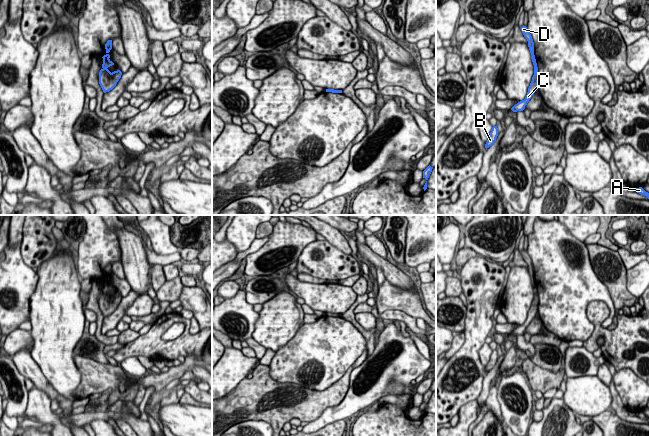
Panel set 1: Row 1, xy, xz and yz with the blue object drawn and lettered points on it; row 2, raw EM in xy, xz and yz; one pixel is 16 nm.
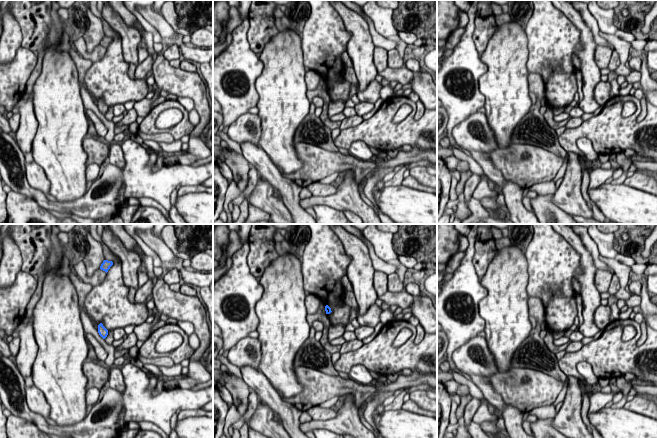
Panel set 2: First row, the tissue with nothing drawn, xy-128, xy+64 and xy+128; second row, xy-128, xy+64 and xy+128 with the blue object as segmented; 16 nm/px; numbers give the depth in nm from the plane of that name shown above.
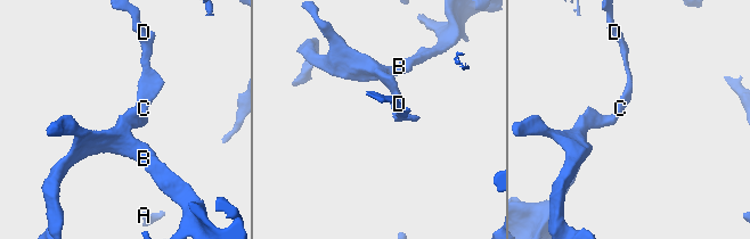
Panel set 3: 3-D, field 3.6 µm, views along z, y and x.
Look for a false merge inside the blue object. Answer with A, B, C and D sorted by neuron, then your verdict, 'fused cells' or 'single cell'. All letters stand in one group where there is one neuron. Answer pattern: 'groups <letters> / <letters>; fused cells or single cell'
groups A D / B C; fused cells

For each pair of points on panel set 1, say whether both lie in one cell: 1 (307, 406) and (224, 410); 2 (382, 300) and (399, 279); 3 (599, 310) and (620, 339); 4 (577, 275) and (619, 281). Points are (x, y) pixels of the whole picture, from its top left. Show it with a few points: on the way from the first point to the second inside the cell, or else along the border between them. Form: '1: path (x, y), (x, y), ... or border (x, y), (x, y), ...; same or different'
1: path (286, 407), (271, 408), (260, 404), (245, 404); same
2: border (386, 279), (400, 288), (411, 289), (414, 286); different
3: path (598, 319), (598, 326), (611, 337); same
4: border (589, 257), (595, 275), (606, 286), (611, 298); different

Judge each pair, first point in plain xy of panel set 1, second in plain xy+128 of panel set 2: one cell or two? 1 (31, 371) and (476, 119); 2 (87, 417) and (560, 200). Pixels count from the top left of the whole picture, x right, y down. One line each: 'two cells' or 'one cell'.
1: two cells
2: one cell

